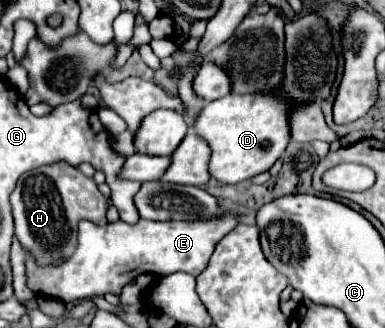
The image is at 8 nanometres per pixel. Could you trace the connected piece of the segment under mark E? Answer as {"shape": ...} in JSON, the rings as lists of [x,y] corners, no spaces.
{"shape":[[[225,209],[221,211],[221,219],[199,219],[193,223],[185,221],[161,223],[139,219],[135,225],[117,221],[99,227],[91,221],[81,221],[77,251],[61,267],[39,267],[35,259],[27,255],[29,287],[39,295],[49,295],[65,303],[73,303],[77,299],[101,297],[109,291],[119,295],[121,289],[139,273],[149,273],[149,265],[153,265],[155,275],[185,271],[197,277],[207,267],[207,261],[213,253],[217,239],[227,235],[237,225],[239,213]]]}

